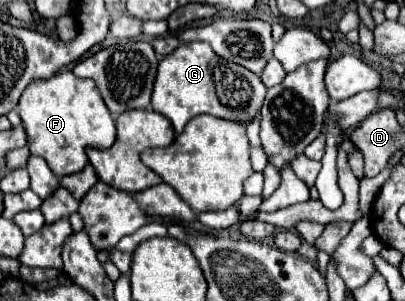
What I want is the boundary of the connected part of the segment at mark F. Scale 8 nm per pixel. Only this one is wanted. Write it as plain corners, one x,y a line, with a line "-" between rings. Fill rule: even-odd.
71,71
58,72
51,79
31,81
21,95
17,111
27,133
31,155
43,157
59,179
87,165
85,147
107,149
115,141
115,123
97,93
97,85
89,79
79,79

